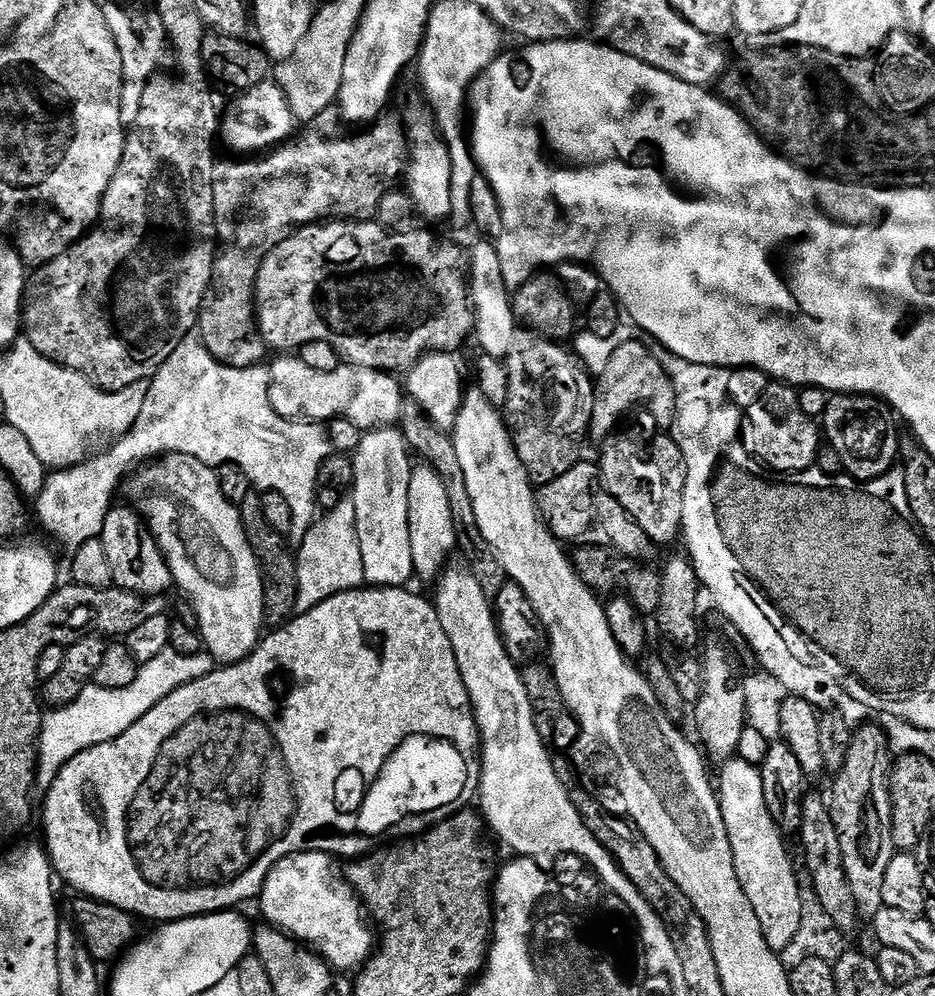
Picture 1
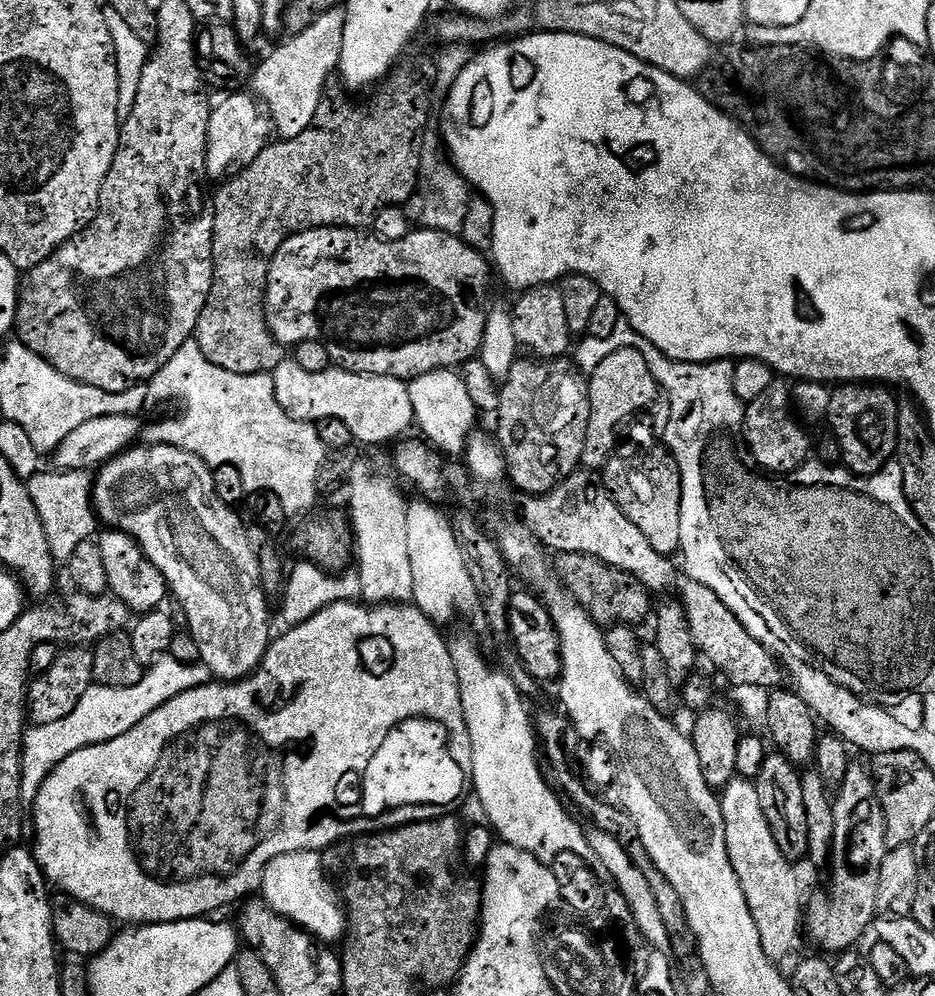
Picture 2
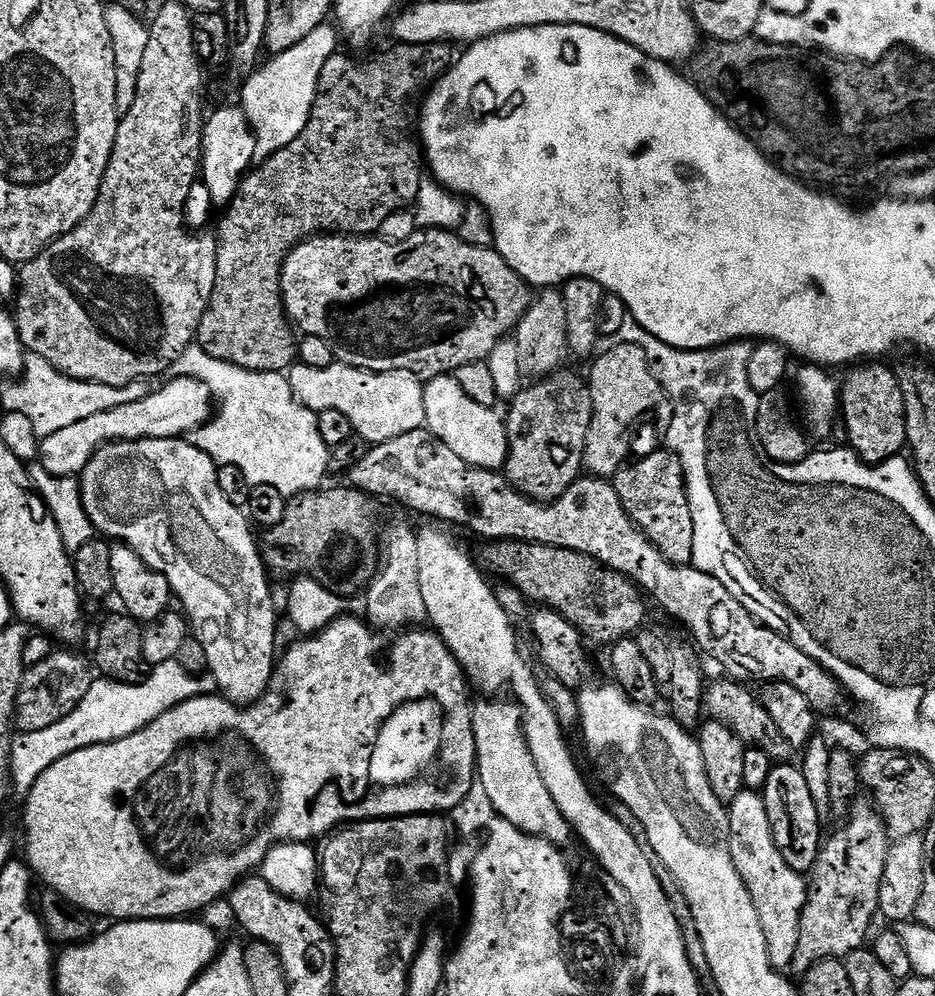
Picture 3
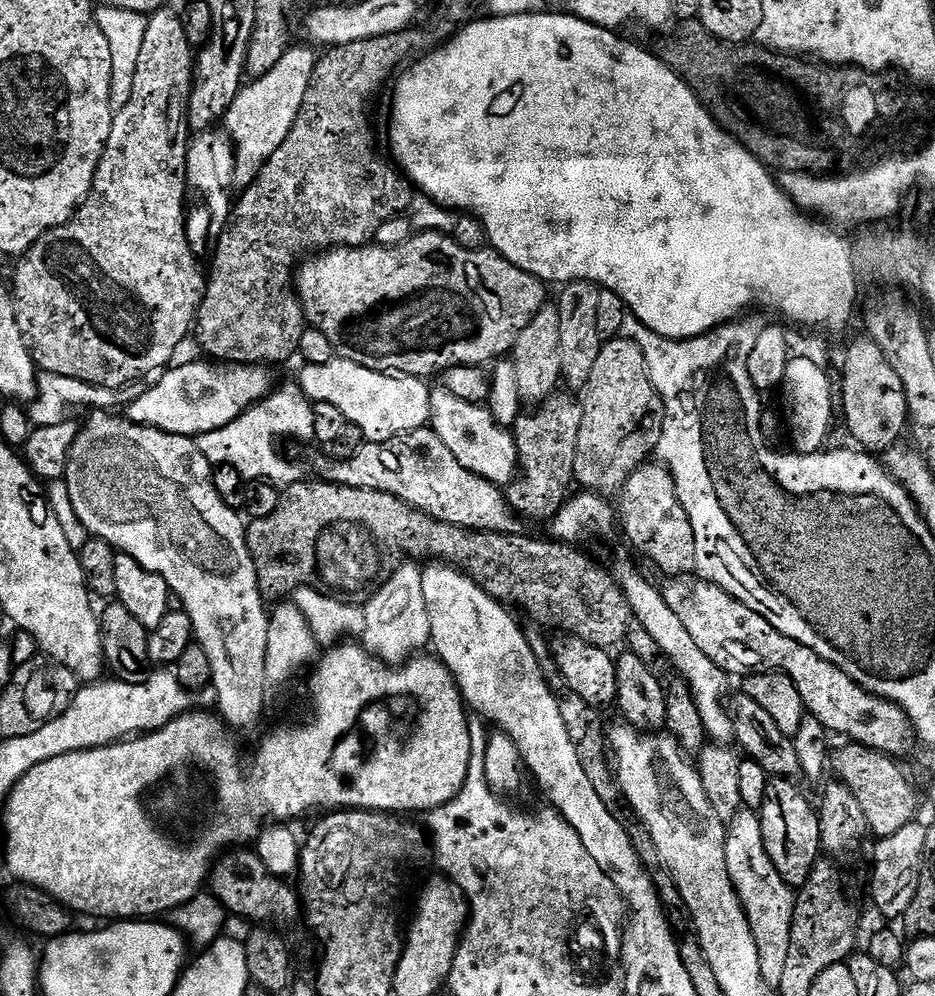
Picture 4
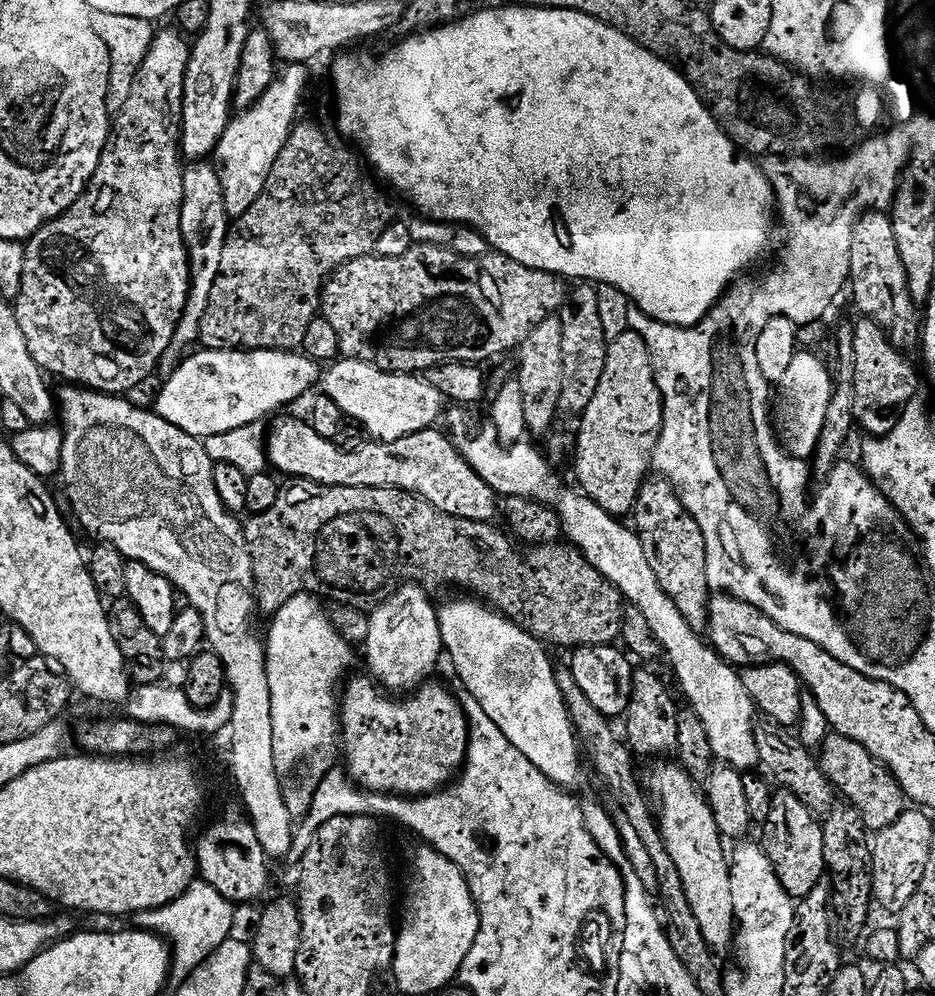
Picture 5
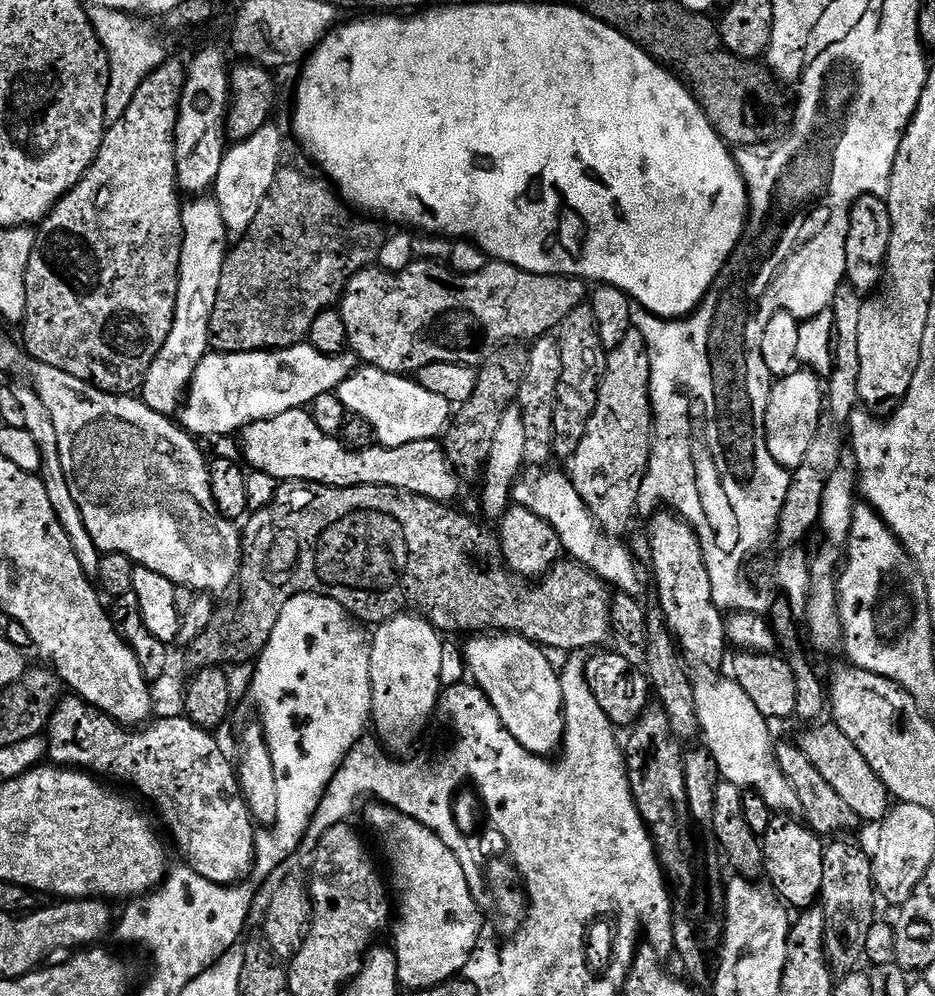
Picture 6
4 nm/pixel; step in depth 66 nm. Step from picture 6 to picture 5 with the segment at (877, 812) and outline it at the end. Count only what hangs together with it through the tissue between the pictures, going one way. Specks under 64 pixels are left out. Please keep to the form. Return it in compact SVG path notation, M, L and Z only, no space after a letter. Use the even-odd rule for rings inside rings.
M829 734L818 756L824 777L832 784L837 793L840 792L845 801L860 811L869 829L878 833L886 826L898 822L898 818L906 810L906 797L902 786L892 777L884 765L879 764L858 742L845 736Z

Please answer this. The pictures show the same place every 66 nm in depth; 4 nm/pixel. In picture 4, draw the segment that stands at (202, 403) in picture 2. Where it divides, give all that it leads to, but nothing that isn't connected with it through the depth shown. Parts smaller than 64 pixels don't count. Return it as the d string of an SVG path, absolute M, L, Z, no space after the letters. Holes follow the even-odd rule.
M295 383L277 387L258 404L245 410L240 417L218 430L195 437L198 450L214 466L234 466L249 482L267 482L287 486L301 479L299 470L280 453L279 440L309 440L314 437L313 401ZM277 391L277 392L276 392ZM276 392L276 393L275 393Z

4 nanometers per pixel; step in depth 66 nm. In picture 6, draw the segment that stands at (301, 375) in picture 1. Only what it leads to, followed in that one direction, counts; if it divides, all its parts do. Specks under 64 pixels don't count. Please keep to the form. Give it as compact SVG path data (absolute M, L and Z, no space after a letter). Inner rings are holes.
M371 366L357 367L341 382L338 395L351 415L361 416L370 422L377 441L386 448L437 439L449 427L454 412L453 405L446 398L430 394L430 390L416 383L415 379L407 375L396 376L393 372L383 372Z

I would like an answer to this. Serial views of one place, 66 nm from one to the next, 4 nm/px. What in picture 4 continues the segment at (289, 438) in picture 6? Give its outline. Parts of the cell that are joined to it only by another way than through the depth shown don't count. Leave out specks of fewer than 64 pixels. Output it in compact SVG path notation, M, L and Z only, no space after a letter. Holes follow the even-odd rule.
M431 427L407 432L405 436L396 436L382 444L364 442L352 460L327 459L316 464L321 481L394 494L428 516L457 524L459 528L509 534L517 531L518 516L508 505L505 489L466 470L466 466L446 450L446 442L442 442Z

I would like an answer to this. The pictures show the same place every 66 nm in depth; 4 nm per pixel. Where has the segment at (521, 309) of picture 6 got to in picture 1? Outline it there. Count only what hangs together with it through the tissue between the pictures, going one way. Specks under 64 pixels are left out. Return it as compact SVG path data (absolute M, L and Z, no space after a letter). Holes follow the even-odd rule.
M317 222L296 229L291 236L281 244L275 244L268 256L262 262L256 279L256 326L259 339L263 340L269 349L298 350L306 342L330 342L334 350L340 355L345 365L354 368L373 368L379 372L389 374L407 370L427 352L451 352L464 344L464 339L473 335L476 327L476 313L472 311L470 299L470 276L466 271L466 252L456 244L447 244L428 232L408 232L409 230L385 230L381 224L375 222Z

